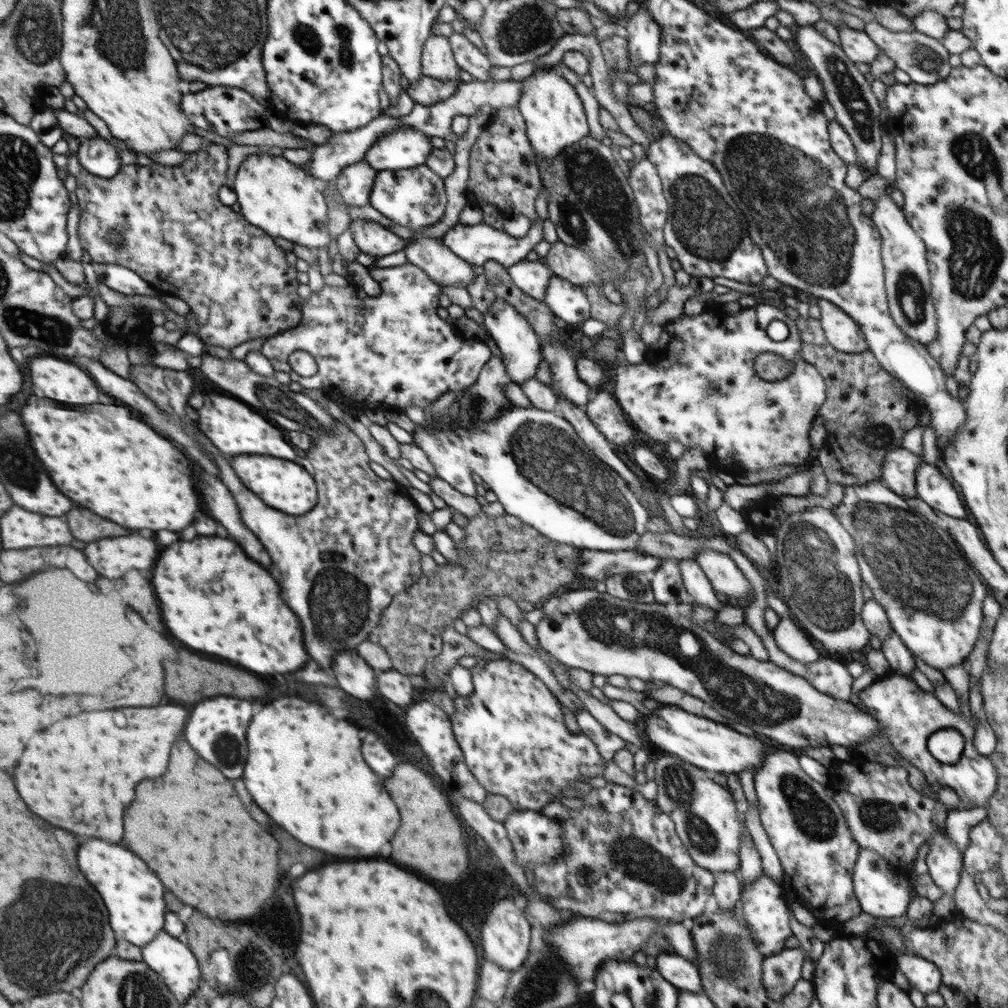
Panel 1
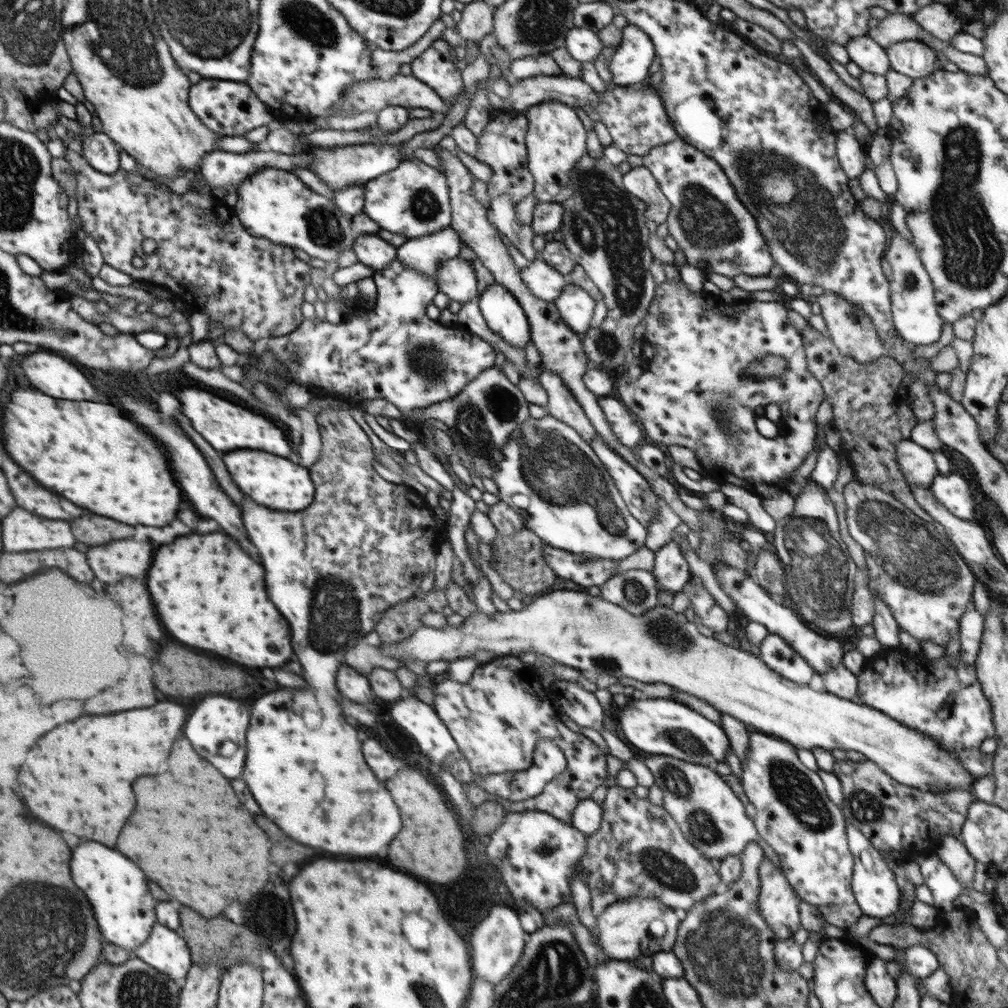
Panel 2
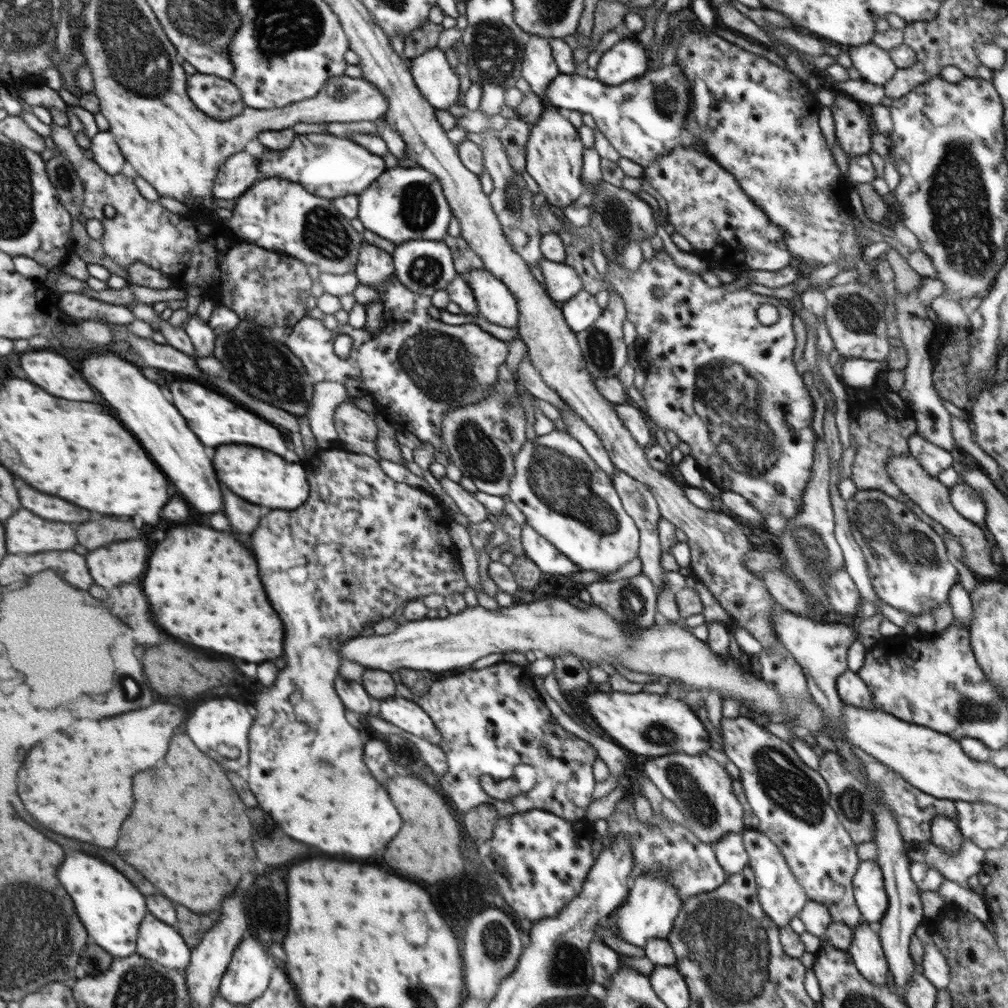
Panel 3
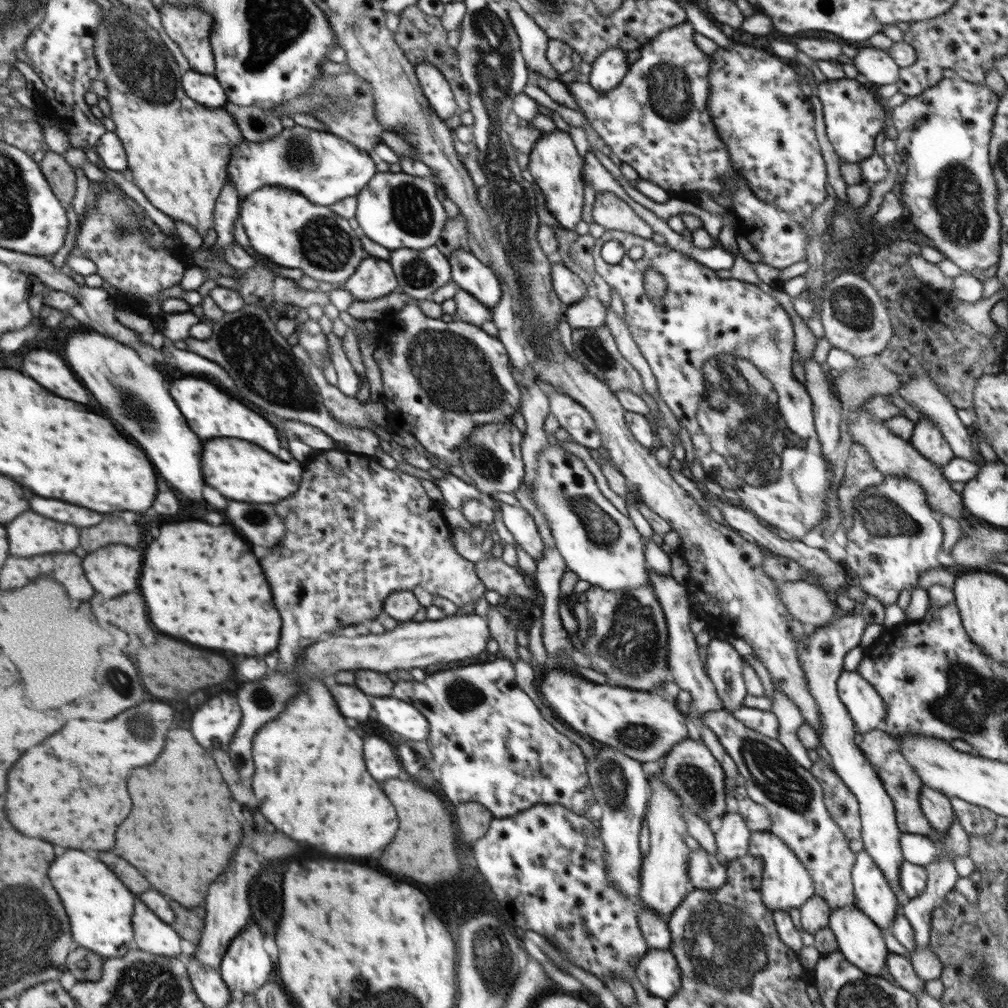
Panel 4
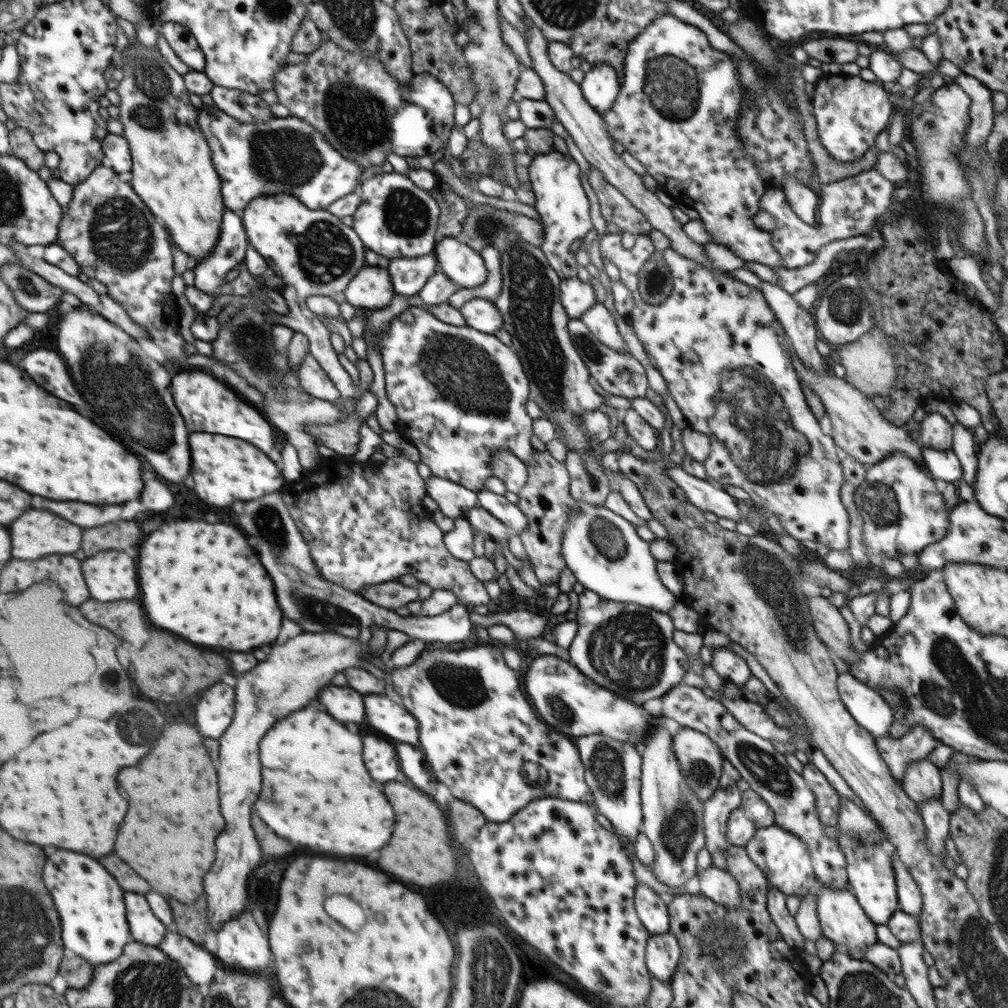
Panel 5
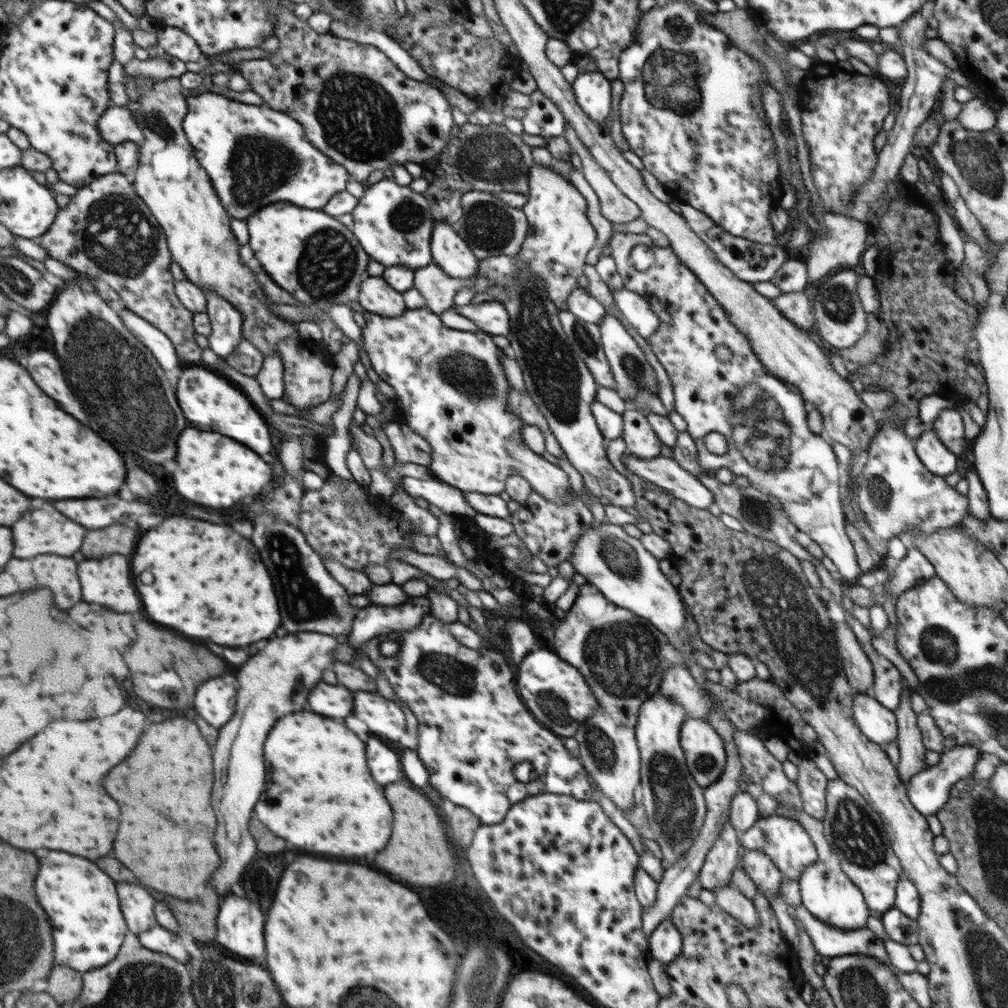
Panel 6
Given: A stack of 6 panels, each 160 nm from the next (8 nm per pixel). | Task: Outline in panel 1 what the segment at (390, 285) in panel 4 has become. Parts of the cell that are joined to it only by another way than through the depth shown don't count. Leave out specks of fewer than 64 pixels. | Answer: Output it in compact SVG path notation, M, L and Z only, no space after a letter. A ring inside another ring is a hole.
M358 218L351 221L349 229L356 246L370 256L380 258L404 250L406 245L406 240L375 221Z

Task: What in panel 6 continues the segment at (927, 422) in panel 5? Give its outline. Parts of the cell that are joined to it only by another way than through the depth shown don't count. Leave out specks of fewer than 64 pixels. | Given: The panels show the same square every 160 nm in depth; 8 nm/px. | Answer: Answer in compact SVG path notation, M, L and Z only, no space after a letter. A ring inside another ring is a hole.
M944 409L938 418L931 422L931 428L936 436L944 443L950 452L956 456L963 457L964 450L964 425L959 409Z

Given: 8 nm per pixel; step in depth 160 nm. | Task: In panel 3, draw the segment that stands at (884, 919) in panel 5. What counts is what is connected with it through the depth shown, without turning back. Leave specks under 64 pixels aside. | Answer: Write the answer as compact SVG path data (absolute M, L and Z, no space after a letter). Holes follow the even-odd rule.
M860 861L853 878L856 906L864 922L876 926L889 905L884 875L876 861Z

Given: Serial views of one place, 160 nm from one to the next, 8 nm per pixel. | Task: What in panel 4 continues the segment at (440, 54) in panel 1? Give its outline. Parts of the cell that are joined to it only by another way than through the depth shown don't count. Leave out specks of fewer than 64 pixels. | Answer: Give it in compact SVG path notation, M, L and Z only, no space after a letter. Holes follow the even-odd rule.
M430 63L415 65L420 88L433 111L445 122L459 113L459 106L446 77Z

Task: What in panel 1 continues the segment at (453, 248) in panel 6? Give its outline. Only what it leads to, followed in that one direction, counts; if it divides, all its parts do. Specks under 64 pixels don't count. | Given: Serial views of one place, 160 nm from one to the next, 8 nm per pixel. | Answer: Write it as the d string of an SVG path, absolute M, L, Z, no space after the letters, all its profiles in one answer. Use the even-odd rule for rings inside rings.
M497 299L483 314L483 319L487 331L491 334L496 346L500 348L500 352L502 352L503 363L511 382L522 384L529 378L535 378L538 365L543 360L542 344L540 344L540 340L527 318L522 316L512 304Z

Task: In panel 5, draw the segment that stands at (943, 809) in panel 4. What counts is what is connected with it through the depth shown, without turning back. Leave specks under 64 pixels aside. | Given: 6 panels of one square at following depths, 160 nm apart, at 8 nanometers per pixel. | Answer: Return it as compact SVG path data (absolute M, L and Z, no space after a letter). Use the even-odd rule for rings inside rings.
M928 759L912 761L904 764L905 777L901 787L905 790L910 800L923 804L925 800L940 798L943 795L943 782L938 766Z

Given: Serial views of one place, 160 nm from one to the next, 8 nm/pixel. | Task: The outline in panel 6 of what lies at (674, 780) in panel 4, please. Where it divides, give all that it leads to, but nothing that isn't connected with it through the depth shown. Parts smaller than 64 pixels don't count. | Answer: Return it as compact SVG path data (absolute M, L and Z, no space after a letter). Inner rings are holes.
M686 718L679 740L692 778L703 789L720 778L727 763L727 752L721 736L710 723Z

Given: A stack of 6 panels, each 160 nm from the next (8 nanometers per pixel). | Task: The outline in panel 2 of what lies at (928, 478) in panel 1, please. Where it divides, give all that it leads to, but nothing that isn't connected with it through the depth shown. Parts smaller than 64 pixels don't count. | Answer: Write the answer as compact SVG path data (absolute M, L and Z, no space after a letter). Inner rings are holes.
M954 471L949 475L939 473L929 486L932 494L954 516L962 520L977 521L977 507L970 492L970 484L963 474Z

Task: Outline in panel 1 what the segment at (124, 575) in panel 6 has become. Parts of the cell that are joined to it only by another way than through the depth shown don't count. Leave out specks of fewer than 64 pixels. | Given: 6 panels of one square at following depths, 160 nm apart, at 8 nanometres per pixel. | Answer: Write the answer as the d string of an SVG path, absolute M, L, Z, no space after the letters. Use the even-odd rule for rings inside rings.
M118 536L90 542L84 554L98 574L106 578L118 578L132 568L150 568L158 556L158 548L154 540L142 536Z

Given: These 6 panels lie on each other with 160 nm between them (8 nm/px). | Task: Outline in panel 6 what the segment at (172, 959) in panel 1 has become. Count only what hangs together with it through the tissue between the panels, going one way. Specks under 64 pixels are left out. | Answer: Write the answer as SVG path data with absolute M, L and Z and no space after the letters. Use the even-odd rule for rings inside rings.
M116 884L118 886L119 903L124 915L128 932L138 936L145 930L150 930L157 920L154 912L154 898L146 888L134 884Z

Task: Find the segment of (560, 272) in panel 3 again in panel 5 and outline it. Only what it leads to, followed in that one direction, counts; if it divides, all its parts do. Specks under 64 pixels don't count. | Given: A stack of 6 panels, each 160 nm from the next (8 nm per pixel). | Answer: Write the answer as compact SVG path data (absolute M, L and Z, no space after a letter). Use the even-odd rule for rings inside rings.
M577 277L561 280L559 289L561 303L570 319L578 319L591 304L597 302L592 285L582 282Z

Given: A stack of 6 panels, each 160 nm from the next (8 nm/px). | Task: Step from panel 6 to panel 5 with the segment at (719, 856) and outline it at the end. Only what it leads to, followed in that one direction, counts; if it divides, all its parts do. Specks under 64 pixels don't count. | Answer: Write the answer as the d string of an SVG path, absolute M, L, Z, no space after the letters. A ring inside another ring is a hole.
M725 758L718 788L714 791L712 798L704 802L706 848L711 852L711 856L718 851L724 854L729 847L725 835L726 823L729 814L741 806L741 792L736 785L740 779L741 774Z

